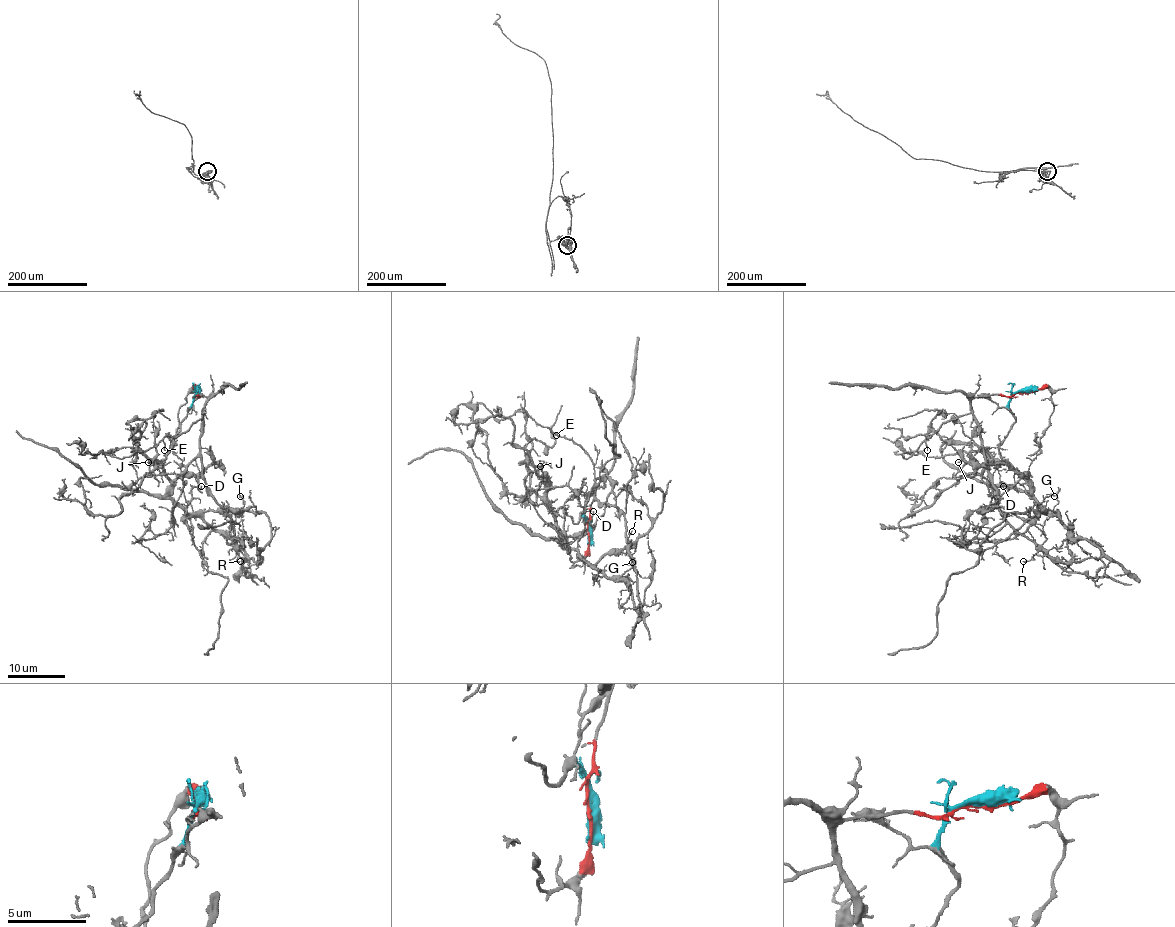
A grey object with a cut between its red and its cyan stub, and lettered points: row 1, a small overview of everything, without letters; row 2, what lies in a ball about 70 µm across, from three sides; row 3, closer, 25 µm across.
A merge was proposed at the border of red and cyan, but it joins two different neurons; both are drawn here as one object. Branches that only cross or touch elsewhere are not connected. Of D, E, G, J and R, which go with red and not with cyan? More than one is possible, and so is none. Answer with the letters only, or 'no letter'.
E, R

